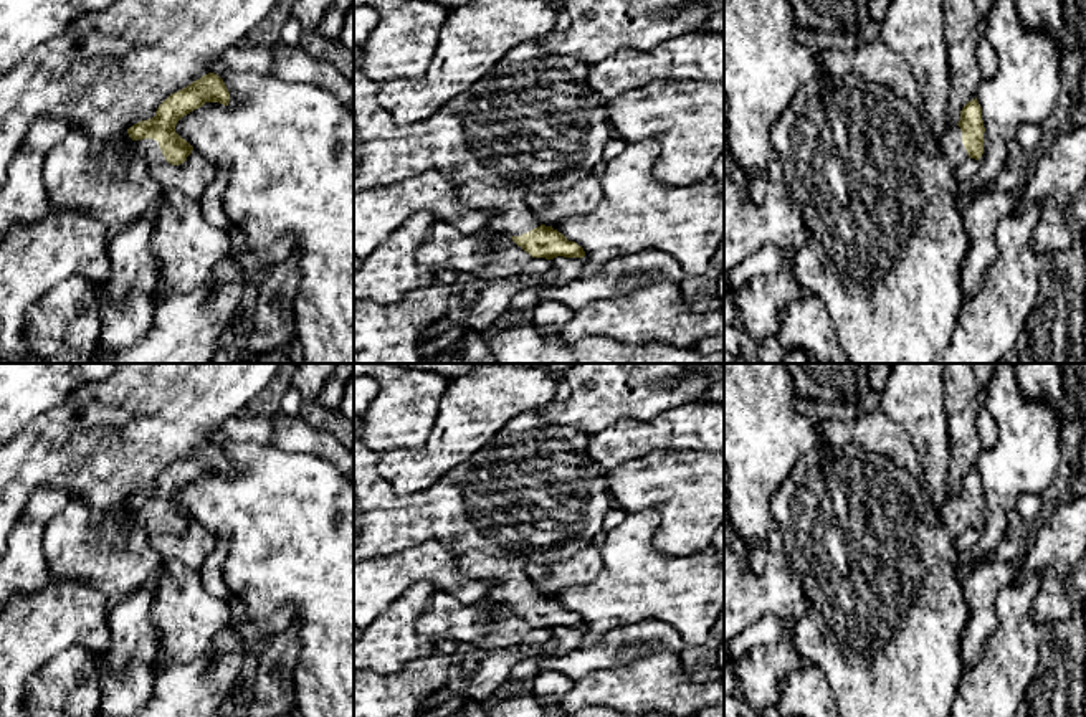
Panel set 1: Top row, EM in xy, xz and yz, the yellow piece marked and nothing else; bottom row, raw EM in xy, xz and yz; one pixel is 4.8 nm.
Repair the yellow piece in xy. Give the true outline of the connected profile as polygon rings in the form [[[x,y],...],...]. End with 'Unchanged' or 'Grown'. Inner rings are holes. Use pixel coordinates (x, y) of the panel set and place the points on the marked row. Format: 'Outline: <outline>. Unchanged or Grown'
Outline: [[[208,73],[187,88],[170,94],[157,107],[155,116],[141,121],[127,129],[129,145],[145,162],[180,165],[192,154],[193,147],[175,132],[177,122],[202,107],[205,102],[228,106],[230,93],[223,79]]]. Grown

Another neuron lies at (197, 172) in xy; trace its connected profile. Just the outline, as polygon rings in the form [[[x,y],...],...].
[[[195,149],[180,165],[167,162],[149,167],[150,177],[162,187],[164,193],[180,192],[193,202],[198,202],[205,188],[215,180],[217,172],[217,165]]]

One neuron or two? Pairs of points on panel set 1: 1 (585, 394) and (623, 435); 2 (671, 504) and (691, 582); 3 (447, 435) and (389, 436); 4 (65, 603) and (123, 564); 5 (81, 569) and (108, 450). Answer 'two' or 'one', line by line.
1: two
2: two
3: two
4: two
5: two

